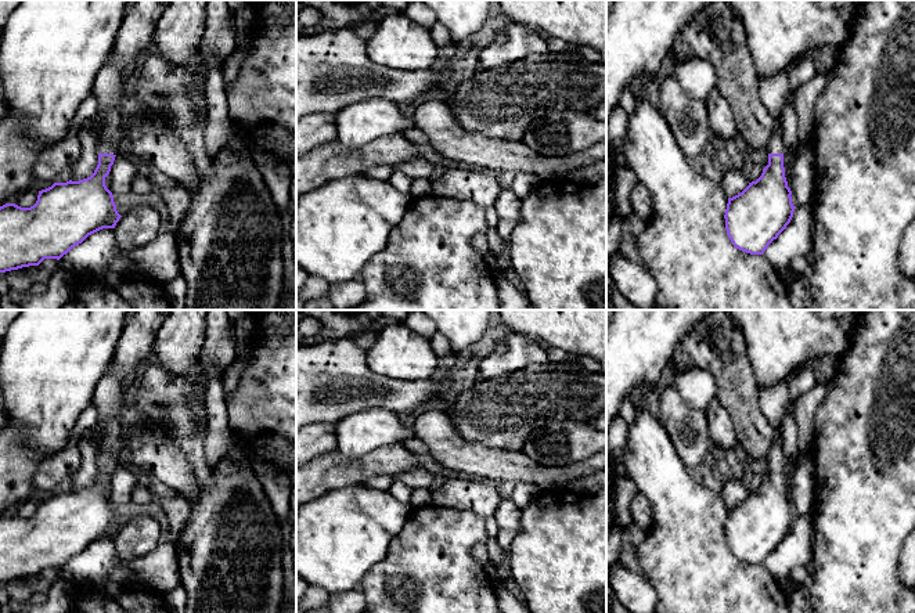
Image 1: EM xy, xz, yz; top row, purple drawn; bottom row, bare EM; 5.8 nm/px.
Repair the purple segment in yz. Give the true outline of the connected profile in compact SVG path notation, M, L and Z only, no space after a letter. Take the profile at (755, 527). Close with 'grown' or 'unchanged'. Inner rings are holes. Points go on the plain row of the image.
M788 381L760 387L759 404L775 429L775 440L767 454L768 475L756 491L728 508L724 524L732 555L750 565L764 563L790 533L796 518L785 487L785 457L779 436L788 401Z; grown

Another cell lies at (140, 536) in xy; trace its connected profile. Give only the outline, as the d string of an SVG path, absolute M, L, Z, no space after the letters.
M136 516L123 524L114 538L118 556L122 560L133 560L151 552L159 544L161 530L154 518Z

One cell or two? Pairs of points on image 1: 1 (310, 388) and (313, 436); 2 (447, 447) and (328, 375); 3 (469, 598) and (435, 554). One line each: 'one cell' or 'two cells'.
1: two cells
2: two cells
3: one cell

